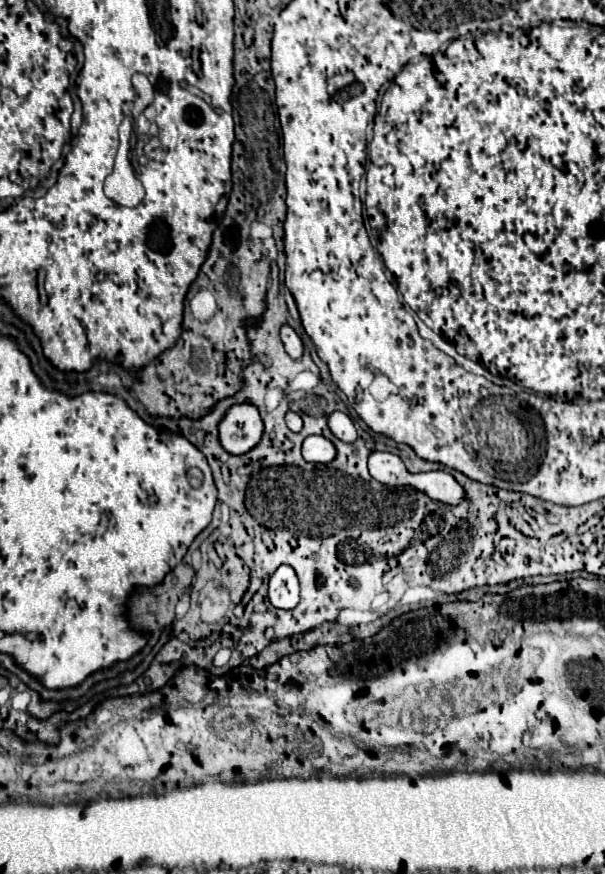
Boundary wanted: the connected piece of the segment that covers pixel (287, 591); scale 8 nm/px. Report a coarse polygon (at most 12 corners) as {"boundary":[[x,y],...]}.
{"boundary":[[292,567],[270,577],[268,597],[276,609],[298,605],[300,585]]}

